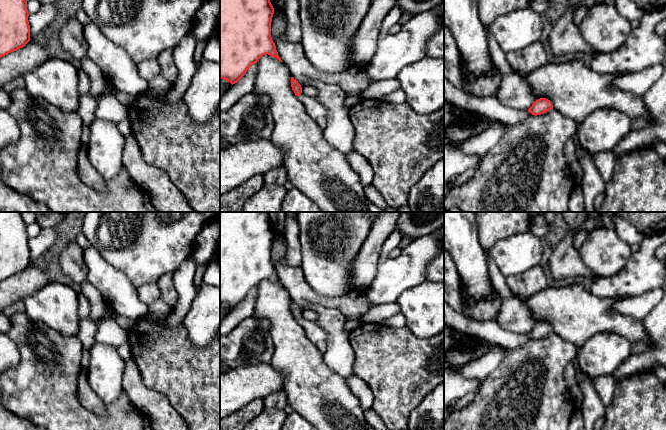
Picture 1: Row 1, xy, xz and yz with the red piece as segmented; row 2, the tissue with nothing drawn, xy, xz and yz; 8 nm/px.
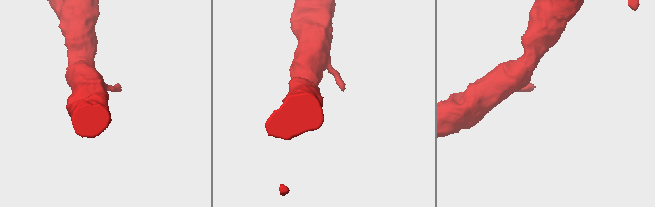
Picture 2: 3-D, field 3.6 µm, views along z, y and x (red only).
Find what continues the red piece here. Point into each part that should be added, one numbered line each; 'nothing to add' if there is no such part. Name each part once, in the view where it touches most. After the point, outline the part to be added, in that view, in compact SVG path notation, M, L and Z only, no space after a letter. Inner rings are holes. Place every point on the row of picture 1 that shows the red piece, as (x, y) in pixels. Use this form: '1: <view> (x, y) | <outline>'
1: xz (316, 110) | M303 92L298 99L306 108L307 114L310 118L321 128L324 129L327 124L327 110L325 106L318 100L306 96Z

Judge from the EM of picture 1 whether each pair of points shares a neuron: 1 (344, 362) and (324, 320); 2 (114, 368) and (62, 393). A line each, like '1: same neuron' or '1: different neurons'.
1: same neuron
2: different neurons

